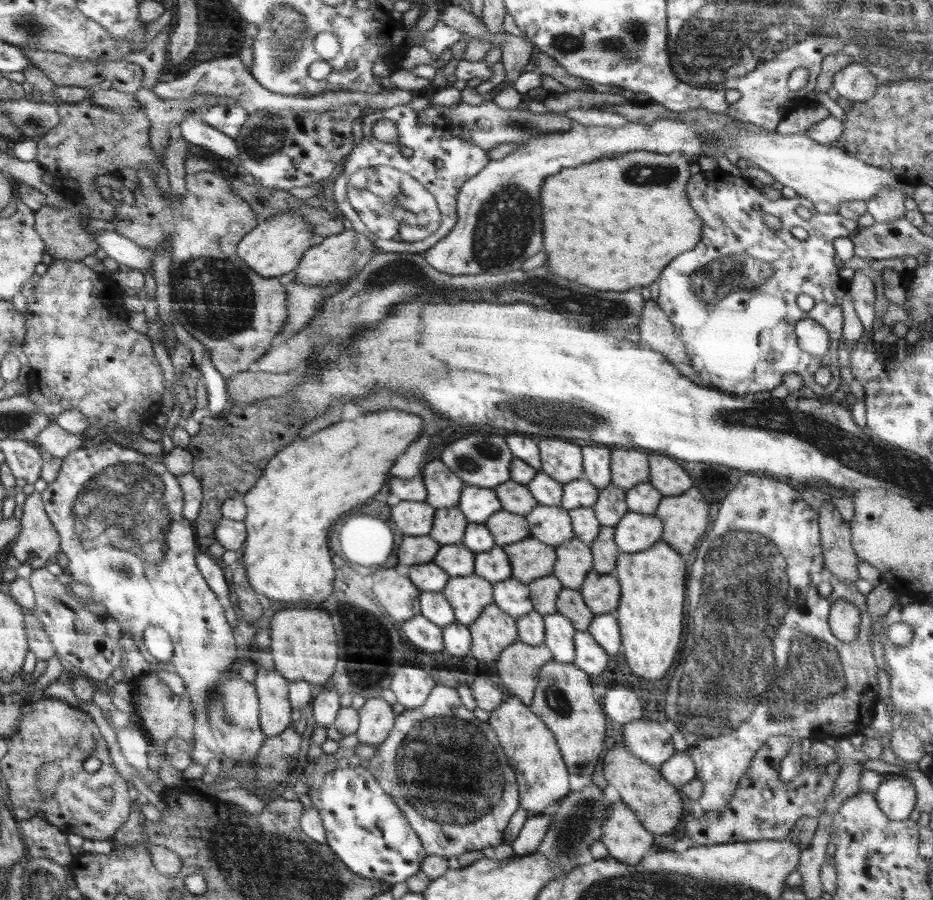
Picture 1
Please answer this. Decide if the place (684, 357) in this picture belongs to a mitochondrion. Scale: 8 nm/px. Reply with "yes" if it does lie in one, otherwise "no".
no

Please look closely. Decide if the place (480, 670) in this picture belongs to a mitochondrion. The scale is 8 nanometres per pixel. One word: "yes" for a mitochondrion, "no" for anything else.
no

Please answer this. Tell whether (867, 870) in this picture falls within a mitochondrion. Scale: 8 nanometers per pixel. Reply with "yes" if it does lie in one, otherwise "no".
no

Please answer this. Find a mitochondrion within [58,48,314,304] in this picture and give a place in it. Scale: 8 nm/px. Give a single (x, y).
(263, 140)

